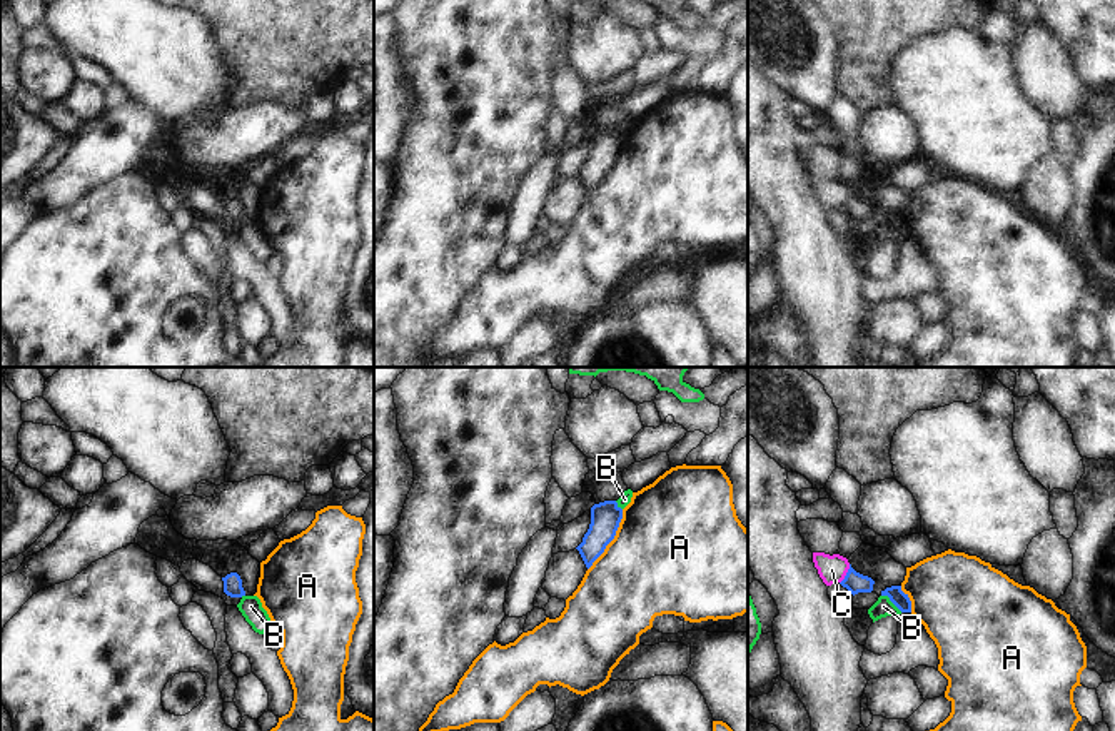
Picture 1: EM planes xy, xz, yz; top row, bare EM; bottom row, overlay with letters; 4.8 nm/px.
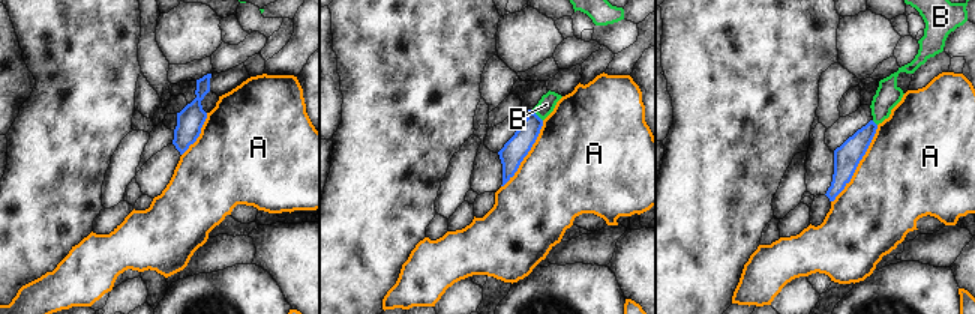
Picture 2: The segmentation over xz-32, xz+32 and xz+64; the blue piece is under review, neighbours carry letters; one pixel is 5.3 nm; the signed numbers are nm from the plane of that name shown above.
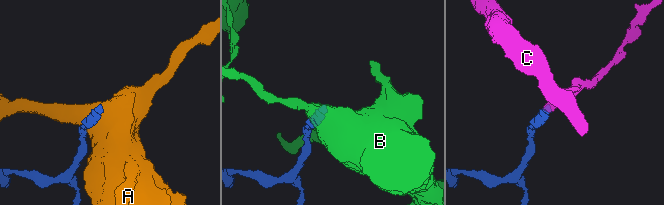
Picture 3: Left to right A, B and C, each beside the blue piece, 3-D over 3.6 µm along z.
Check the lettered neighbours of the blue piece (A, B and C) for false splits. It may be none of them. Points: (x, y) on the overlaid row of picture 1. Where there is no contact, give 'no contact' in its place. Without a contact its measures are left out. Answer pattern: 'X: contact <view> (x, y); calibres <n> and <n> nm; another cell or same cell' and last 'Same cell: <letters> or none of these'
A: contact xz (613, 538); calibres 140 and 500 nm; another cell
B: contact yz (892, 601); calibres 80 and 90 nm; another cell
C: contact yz (847, 574); calibres 100 and 140 nm; same cell
Same cell: C

